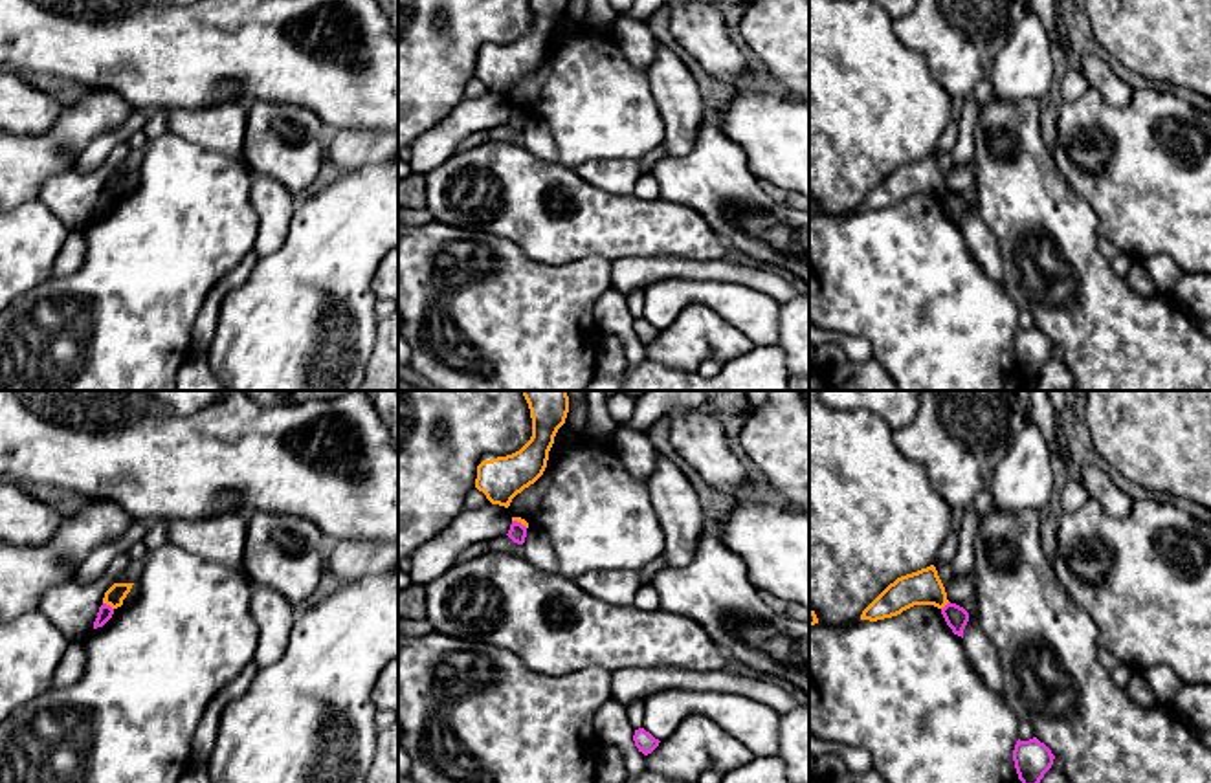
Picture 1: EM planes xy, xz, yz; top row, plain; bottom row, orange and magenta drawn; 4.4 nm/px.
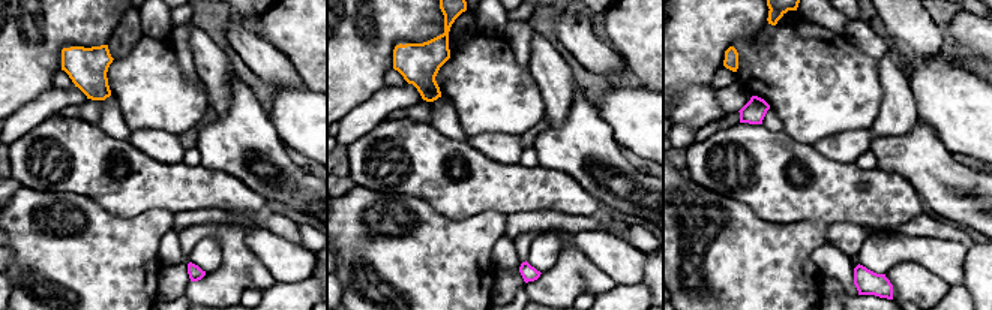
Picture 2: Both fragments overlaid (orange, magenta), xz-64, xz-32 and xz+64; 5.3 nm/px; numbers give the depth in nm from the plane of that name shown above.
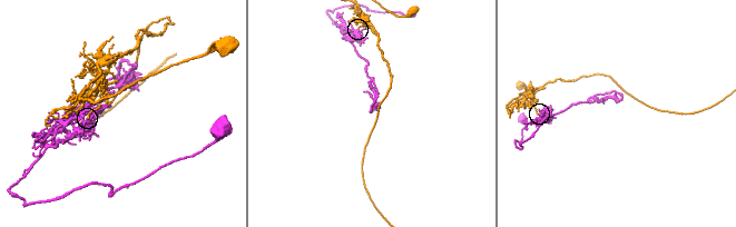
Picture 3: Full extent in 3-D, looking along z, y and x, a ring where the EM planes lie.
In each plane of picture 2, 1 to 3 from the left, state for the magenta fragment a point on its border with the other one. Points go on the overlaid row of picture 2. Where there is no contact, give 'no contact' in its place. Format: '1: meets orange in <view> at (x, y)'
1: no contact
2: no contact
3: no contact

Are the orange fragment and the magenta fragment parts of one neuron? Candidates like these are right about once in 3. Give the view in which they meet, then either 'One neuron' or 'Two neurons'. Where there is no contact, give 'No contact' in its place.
Touches orange in xy. Two neurons

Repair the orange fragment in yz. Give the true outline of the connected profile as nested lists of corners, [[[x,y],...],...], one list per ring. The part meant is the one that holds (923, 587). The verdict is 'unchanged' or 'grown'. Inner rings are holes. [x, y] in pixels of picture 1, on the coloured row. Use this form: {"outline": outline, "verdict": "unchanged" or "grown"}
{"outline": [[[934,565],[897,578],[861,614],[861,620],[884,620],[901,614],[914,605],[934,605],[943,609],[949,603],[945,587]]], "verdict": "unchanged"}

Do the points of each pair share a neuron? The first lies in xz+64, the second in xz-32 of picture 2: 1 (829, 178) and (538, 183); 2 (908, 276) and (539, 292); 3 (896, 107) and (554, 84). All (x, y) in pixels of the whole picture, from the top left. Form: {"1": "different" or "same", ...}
{"1": "same", "2": "same", "3": "same"}

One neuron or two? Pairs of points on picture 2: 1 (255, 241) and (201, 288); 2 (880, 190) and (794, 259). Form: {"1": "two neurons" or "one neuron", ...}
{"1": "two neurons", "2": "two neurons"}

